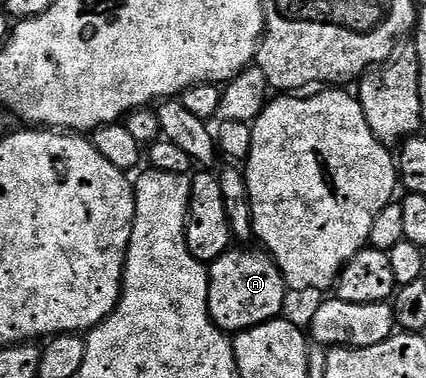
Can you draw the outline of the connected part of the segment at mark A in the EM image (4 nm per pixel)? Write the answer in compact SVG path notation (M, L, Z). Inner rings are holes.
M264 250L236 251L220 255L209 268L209 316L226 333L246 331L278 318L285 307L287 288L277 263Z

